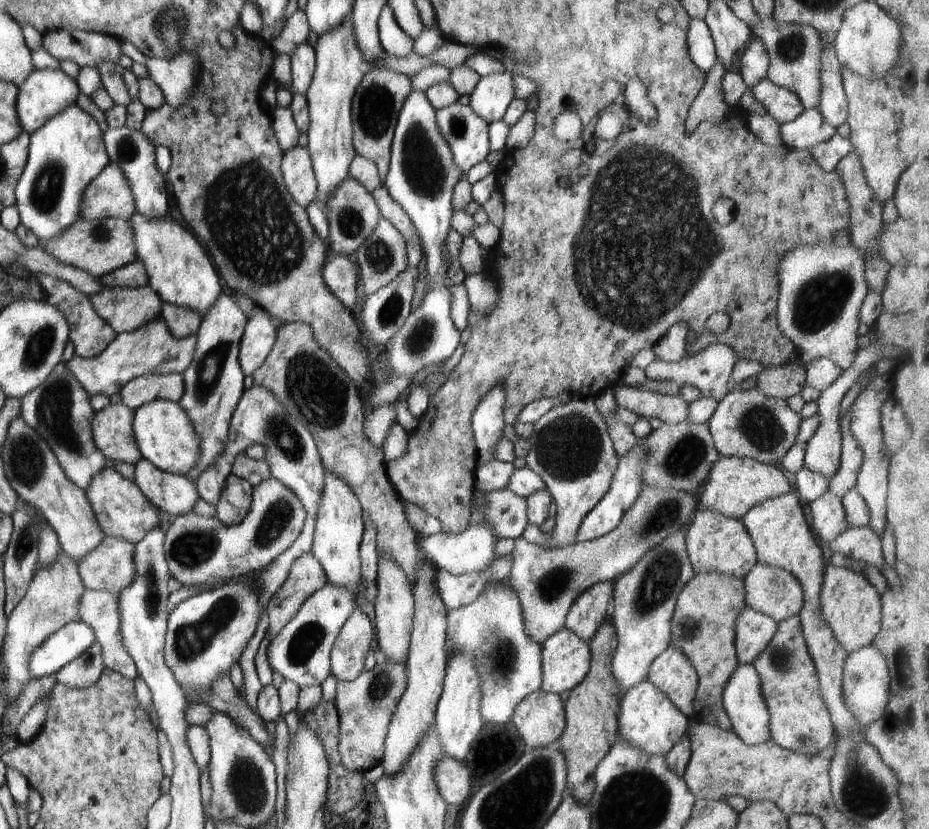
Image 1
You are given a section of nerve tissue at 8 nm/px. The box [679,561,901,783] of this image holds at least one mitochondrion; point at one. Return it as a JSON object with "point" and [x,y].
{"point":[781,657]}

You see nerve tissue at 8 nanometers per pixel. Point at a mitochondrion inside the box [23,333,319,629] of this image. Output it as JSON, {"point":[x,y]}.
{"point":[54,407]}

